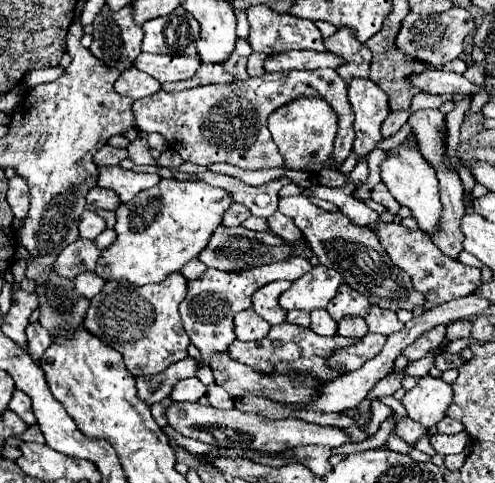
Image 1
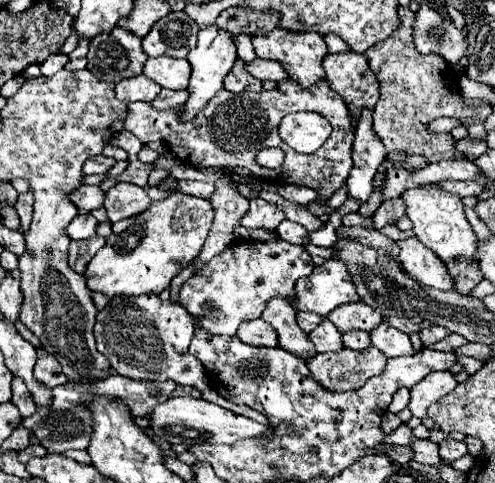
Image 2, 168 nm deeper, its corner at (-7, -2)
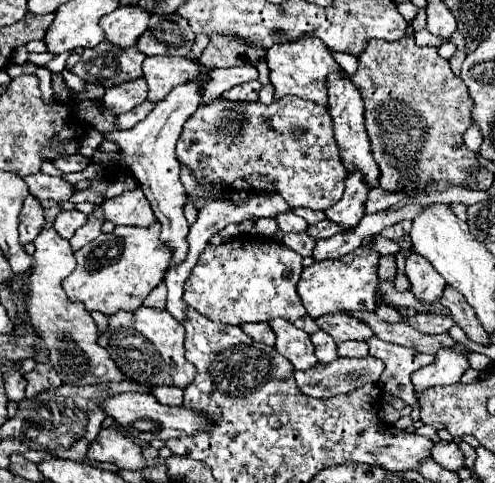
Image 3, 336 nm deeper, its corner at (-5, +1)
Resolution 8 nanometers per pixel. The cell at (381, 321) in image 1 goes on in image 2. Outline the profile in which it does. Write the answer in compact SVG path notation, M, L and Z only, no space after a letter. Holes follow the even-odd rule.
M381 322L375 330L371 330L371 344L381 352L385 352L389 358L413 354L409 334L389 326L387 322Z

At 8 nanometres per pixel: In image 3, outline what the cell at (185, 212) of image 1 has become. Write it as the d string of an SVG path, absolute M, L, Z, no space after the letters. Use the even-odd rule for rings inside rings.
M159 223L147 229L115 227L113 233L101 233L97 239L75 251L77 267L63 279L63 291L69 301L81 301L89 313L99 311L103 315L139 309L151 289L163 281L165 265L169 265L169 249L161 245L159 231Z

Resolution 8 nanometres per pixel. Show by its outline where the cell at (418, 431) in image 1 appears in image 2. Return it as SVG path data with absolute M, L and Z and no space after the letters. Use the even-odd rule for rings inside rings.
M415 438L411 442L411 450L413 450L413 458L421 464L441 464L441 458L439 458L439 452L437 452L437 444L431 442L429 438L427 440L419 440Z

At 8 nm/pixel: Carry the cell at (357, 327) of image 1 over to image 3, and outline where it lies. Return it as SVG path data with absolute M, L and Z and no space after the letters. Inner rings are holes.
M347 341L345 345L337 345L337 353L339 357L367 357L369 347L365 341Z

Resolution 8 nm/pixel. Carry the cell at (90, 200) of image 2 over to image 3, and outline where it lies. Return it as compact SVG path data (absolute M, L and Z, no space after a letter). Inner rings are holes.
M33 173L23 177L23 181L29 187L29 193L37 199L51 199L55 203L63 203L69 201L69 197L73 195L73 185L63 181L61 177L51 177L45 173Z

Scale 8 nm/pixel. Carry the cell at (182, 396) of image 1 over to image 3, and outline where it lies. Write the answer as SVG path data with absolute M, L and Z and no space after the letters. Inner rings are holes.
M153 387L151 393L163 405L181 405L183 401L183 389L177 389L177 387Z

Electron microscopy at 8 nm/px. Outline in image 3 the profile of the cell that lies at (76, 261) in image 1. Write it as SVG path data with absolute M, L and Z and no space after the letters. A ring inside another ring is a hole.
M95 205L95 207L93 207L93 213L87 215L87 223L85 223L85 225L73 235L73 239L69 241L71 247L73 247L73 251L77 251L81 245L93 241L93 239L101 233L101 225L103 225L105 221L107 221L107 219L105 219L105 215L103 215L101 205Z

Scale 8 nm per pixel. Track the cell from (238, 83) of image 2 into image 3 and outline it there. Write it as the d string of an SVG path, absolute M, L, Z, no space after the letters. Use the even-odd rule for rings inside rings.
M249 81L245 85L239 85L239 87L233 87L233 89L225 91L223 97L227 101L257 101L259 89L261 89L261 85L257 81Z

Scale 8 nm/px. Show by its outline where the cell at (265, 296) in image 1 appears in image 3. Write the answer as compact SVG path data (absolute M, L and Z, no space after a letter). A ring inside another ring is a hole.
M273 319L269 321L273 333L277 335L275 349L291 361L291 365L297 371L307 371L317 363L317 357L313 353L313 345L309 341L309 335L305 331L295 329L293 323L283 321L283 319Z

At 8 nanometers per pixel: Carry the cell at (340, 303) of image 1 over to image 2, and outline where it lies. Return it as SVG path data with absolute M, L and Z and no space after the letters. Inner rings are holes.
M361 300L359 302L347 302L347 304L341 304L339 308L335 308L335 312L331 312L327 316L339 332L349 332L349 330L373 330L375 326L379 326L379 322L383 320L383 316L363 304Z

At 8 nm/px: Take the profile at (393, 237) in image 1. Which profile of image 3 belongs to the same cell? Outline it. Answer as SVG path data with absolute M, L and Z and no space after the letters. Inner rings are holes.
M419 253L409 255L405 275L409 277L411 293L415 295L415 299L419 303L429 305L429 303L435 303L435 301L441 299L443 289L445 289L445 279Z

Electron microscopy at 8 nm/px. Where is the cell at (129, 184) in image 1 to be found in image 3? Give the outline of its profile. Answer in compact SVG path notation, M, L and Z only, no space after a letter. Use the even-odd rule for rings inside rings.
M139 187L131 189L131 191L125 191L119 197L105 199L101 207L103 207L105 217L109 221L113 221L115 225L149 227L149 225L153 225L157 221Z

